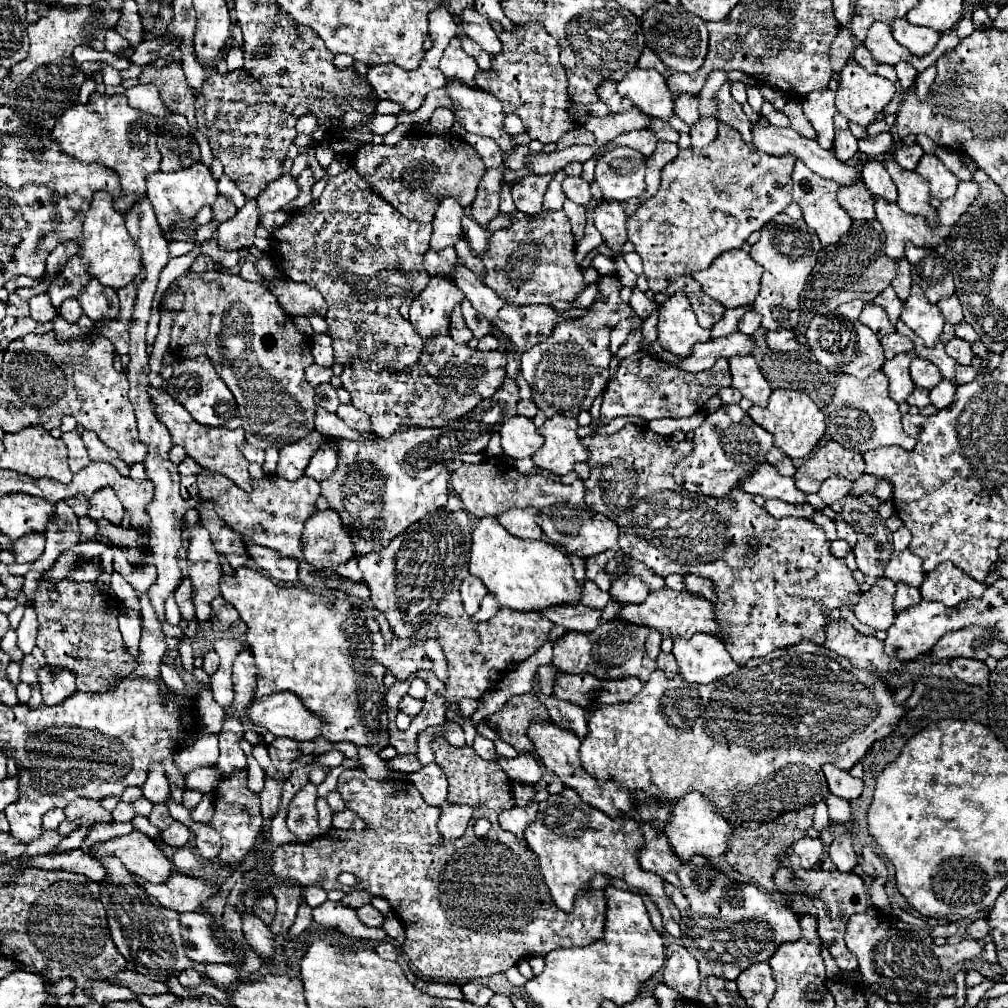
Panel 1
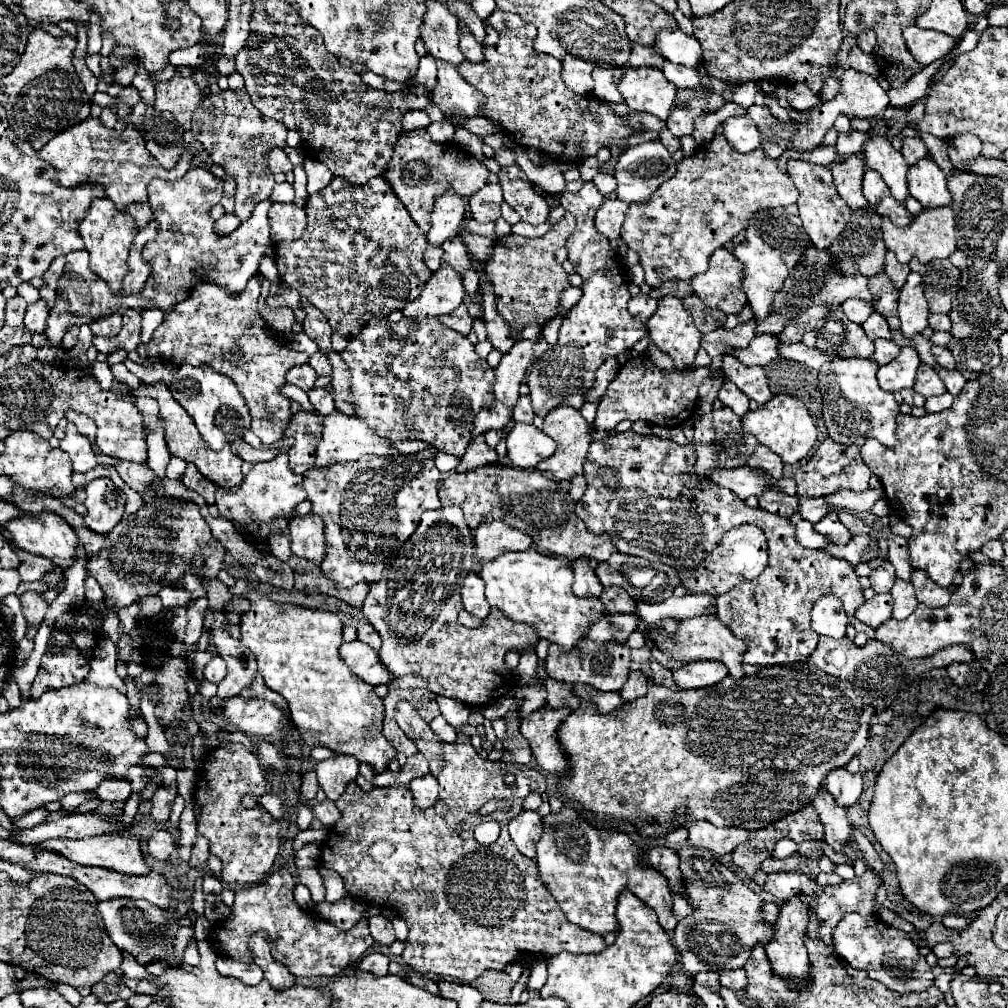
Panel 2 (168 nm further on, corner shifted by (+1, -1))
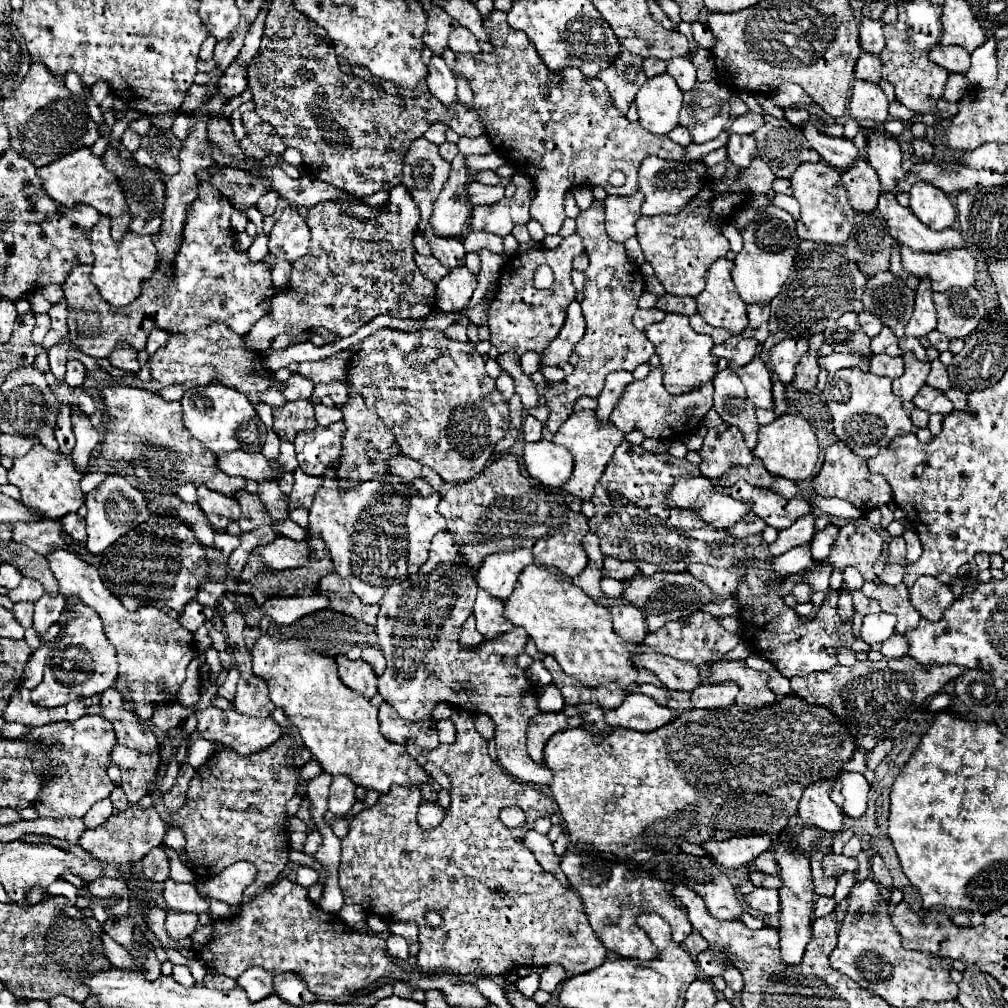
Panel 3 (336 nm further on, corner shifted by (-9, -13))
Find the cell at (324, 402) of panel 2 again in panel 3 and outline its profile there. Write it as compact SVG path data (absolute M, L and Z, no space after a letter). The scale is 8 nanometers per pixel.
M315 404L315 418L317 418L317 422L321 424L321 426L329 426L329 424L333 424L333 422L339 422L341 418L343 418L343 414L341 414L341 410L339 408L329 408L329 406L325 406L325 404Z

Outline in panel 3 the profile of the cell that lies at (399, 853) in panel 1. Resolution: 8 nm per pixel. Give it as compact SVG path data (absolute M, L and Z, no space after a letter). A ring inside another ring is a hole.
M453 708L451 720L455 724L455 742L439 744L435 750L427 752L427 760L435 762L449 776L453 784L451 808L439 824L439 828L425 832L417 824L417 811L422 800L417 789L418 800L409 789L408 796L401 793L401 786L391 786L387 796L381 796L375 806L359 812L349 818L349 834L343 838L341 866L339 866L339 884L345 896L345 904L359 904L369 914L377 914L385 922L395 920L413 920L419 926L419 944L417 964L421 972L451 972L467 982L475 982L479 976L499 976L507 970L517 970L519 966L547 966L561 964L569 976L583 974L601 966L607 958L607 950L599 944L595 932L587 924L581 900L571 888L563 888L555 876L543 872L539 862L519 842L519 836L525 836L533 828L537 816L551 816L553 800L509 776L491 756L487 754L487 740L473 726L469 712ZM507 806L517 806L527 814L527 820L521 828L507 828L499 820L499 812ZM433 910L443 918L443 924L431 928L425 922L425 912Z

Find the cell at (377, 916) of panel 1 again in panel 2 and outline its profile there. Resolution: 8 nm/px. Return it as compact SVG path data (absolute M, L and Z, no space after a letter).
M375 914L369 918L369 930L375 942L389 946L395 940L395 932L393 932L393 924L391 920L383 918L381 914Z

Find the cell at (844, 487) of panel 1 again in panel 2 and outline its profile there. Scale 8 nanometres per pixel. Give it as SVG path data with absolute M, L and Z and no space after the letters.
M819 496L819 498L805 498L805 500L799 500L799 514L809 520L809 522L819 522L821 516L825 518L825 512L829 512L833 506L827 502L825 496Z

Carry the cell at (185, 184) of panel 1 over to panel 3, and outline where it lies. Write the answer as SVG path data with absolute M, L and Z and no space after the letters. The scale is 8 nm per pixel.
M209 182L199 184L199 198L191 206L193 210L189 212L183 228L181 248L173 260L173 274L165 276L163 272L155 270L153 278L143 282L141 296L129 306L115 308L107 302L103 304L103 298L89 278L91 266L75 266L69 272L67 280L63 282L69 310L69 340L53 346L47 352L51 374L59 384L65 378L67 352L71 350L83 350L87 356L107 358L111 350L121 344L135 350L145 350L153 328L163 328L171 334L177 334L185 330L205 328L215 322L223 322L235 334L243 336L259 318L269 314L261 302L273 296L271 274L263 262L253 264L245 252L237 252L233 248L233 230L229 224L233 206L227 200L219 198L217 188Z

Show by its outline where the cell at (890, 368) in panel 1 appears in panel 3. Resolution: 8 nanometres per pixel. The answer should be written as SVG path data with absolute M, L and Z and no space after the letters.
M911 352L903 354L903 364L905 364L905 374L901 378L893 380L893 392L901 400L913 400L919 388L925 384L927 372L929 372L929 362L927 360L917 360Z

